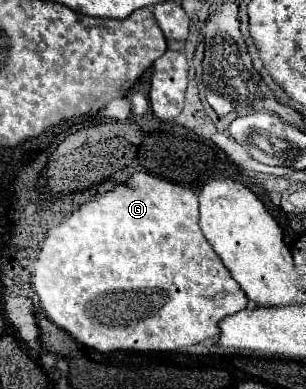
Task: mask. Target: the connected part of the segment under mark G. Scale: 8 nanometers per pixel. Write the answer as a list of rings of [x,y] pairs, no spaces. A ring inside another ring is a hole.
[[[143,170],[115,190],[83,204],[59,226],[53,226],[41,246],[33,276],[39,308],[53,314],[51,322],[69,332],[79,344],[101,354],[175,352],[205,340],[216,340],[217,322],[243,310],[247,298],[205,240],[197,224],[197,208],[199,202],[193,190]]]

